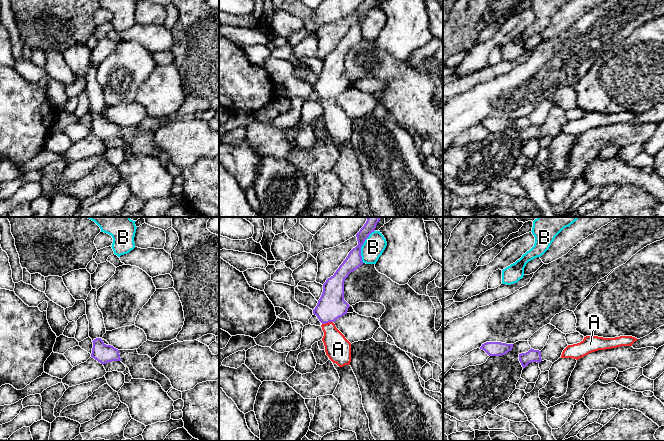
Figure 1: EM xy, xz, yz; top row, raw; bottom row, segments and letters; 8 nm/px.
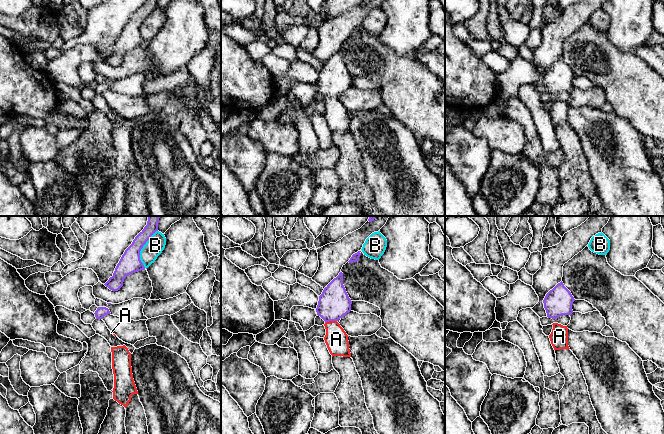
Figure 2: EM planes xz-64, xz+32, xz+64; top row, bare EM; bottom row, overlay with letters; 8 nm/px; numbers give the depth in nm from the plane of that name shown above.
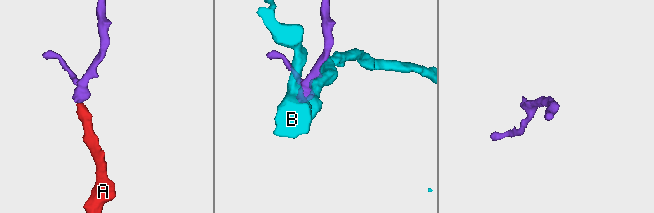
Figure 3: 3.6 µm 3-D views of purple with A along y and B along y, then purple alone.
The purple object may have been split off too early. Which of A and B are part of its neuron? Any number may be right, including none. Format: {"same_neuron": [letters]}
{"same_neuron": ["A"]}

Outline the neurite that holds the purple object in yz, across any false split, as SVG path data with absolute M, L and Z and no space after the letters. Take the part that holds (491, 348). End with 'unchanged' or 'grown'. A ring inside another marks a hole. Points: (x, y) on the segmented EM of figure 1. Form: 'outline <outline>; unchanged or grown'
outline M486 342L482 344L480 349L484 350L489 356L502 356L511 351L513 344L501 342Z; unchanged

